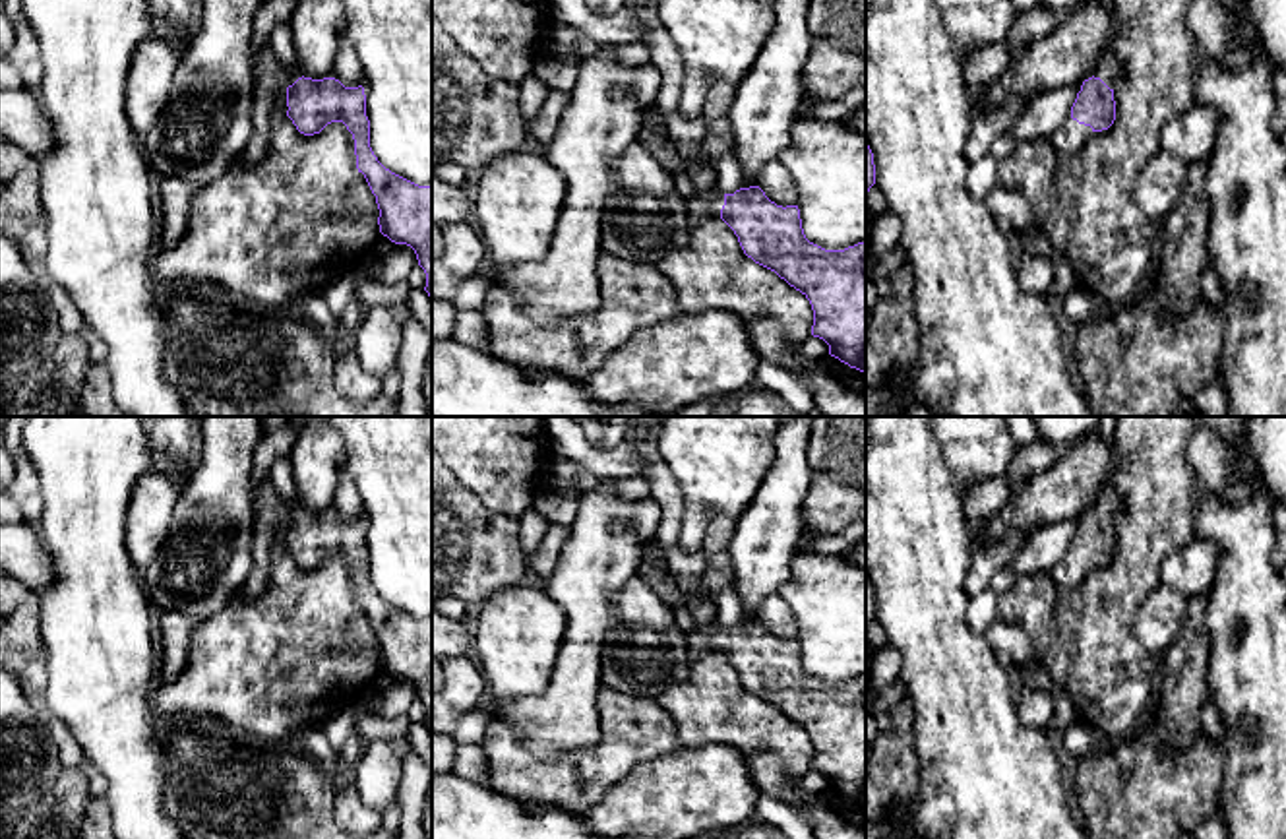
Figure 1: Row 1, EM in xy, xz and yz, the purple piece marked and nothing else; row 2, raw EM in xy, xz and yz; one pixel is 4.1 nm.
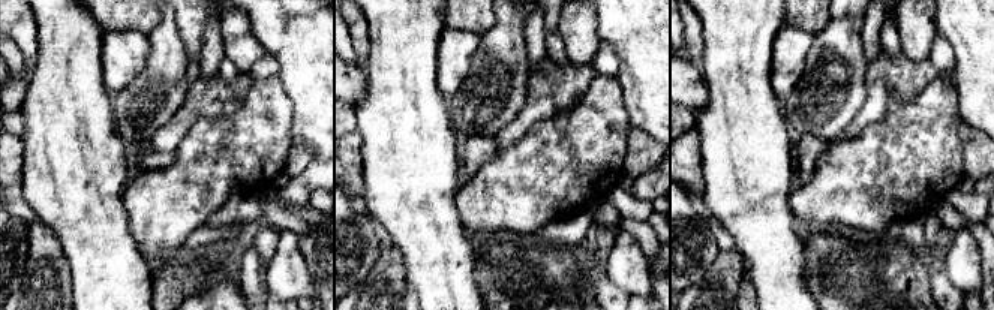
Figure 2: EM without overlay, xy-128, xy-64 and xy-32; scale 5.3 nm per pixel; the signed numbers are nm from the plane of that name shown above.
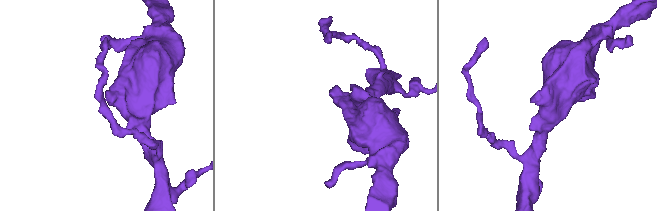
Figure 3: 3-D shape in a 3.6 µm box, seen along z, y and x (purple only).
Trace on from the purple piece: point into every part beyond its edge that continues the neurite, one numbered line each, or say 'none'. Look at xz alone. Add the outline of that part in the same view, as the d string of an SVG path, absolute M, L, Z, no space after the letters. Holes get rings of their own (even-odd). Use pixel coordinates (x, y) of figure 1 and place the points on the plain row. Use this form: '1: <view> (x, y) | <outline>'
1: xz (705, 638) | M713 620L709 624L697 624L689 634L686 634L688 655L703 657L713 651L720 651L724 639L724 628Z

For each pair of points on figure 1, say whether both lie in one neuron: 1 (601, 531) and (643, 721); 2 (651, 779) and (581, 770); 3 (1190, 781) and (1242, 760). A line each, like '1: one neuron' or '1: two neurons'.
1: two neurons
2: two neurons
3: two neurons

